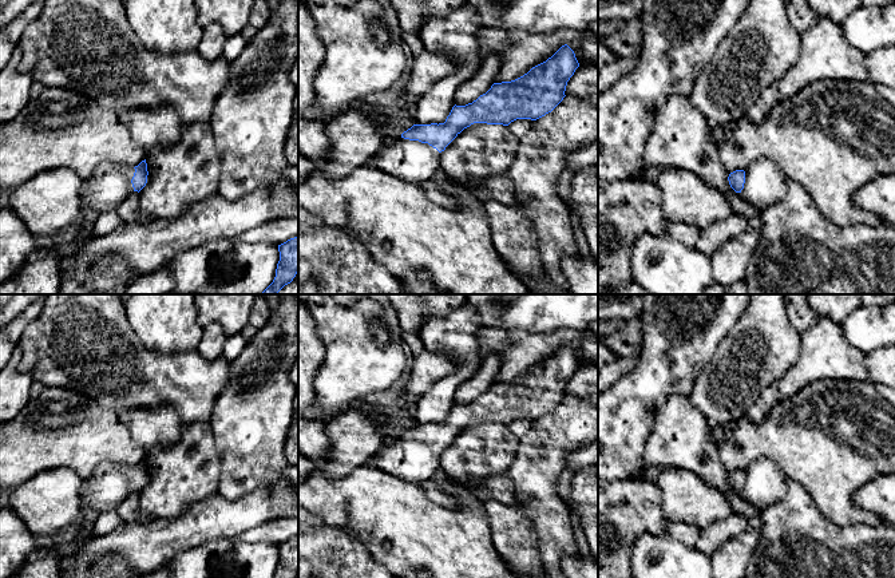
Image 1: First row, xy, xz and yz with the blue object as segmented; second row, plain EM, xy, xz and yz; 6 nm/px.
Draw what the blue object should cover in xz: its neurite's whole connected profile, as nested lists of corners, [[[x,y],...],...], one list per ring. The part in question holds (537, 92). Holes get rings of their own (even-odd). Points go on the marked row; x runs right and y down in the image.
[[[565,44],[551,58],[532,67],[523,76],[511,82],[494,83],[486,94],[472,103],[466,106],[455,104],[444,123],[413,124],[397,140],[380,150],[373,166],[399,179],[421,185],[432,179],[433,174],[440,169],[440,158],[445,147],[471,124],[508,126],[516,119],[536,120],[551,112],[566,96],[567,82],[578,67],[579,63],[574,51]]]

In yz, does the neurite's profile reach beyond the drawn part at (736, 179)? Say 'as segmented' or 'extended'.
extended

